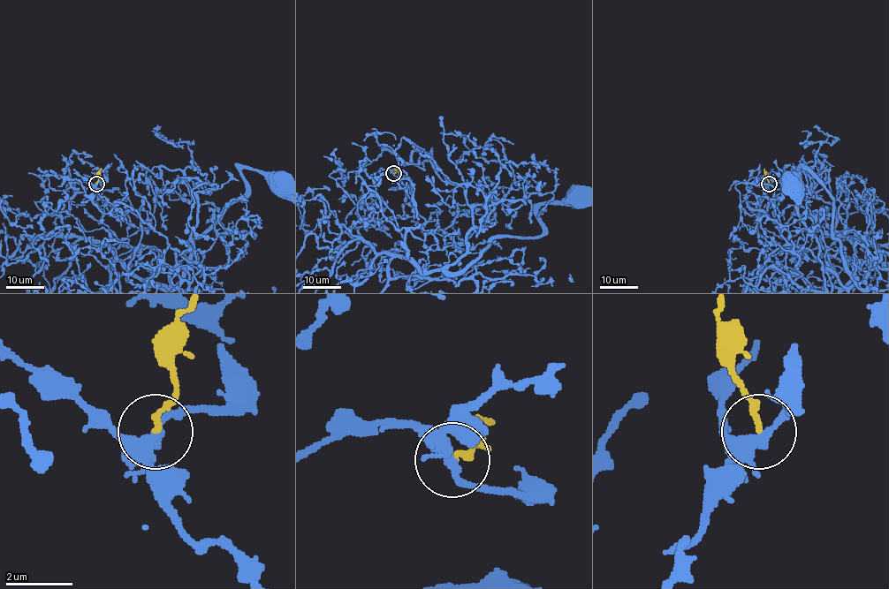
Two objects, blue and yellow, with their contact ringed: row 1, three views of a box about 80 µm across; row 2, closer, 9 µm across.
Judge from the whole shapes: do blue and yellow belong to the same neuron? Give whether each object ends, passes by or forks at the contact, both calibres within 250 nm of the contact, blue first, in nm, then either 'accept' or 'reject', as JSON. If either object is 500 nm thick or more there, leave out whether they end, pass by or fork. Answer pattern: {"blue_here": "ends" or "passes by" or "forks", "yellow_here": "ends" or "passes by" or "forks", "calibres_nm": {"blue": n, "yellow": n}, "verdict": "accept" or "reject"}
{"blue_here": "forks", "yellow_here": "ends", "calibres_nm": {"blue": 280, "yellow": 150}, "verdict": "reject"}

